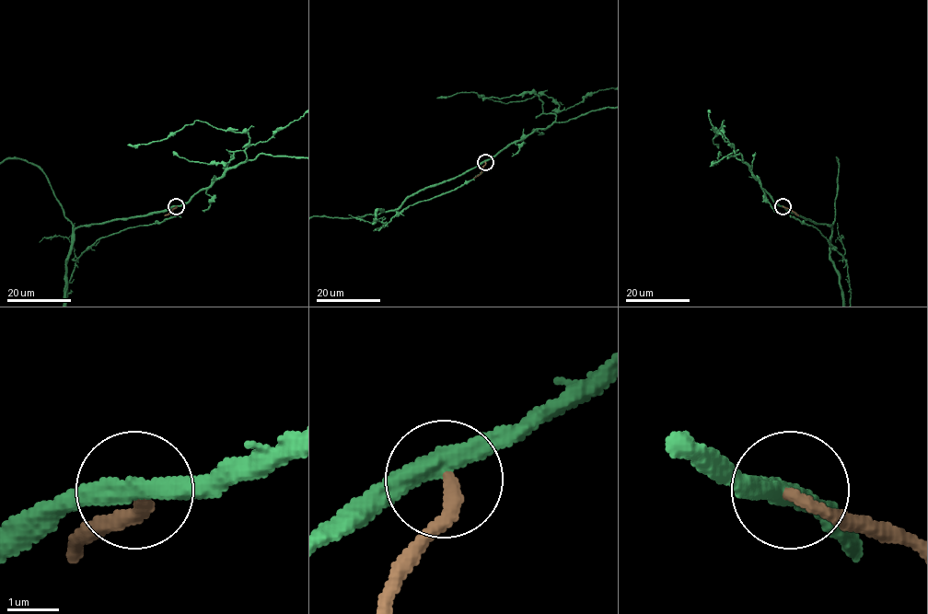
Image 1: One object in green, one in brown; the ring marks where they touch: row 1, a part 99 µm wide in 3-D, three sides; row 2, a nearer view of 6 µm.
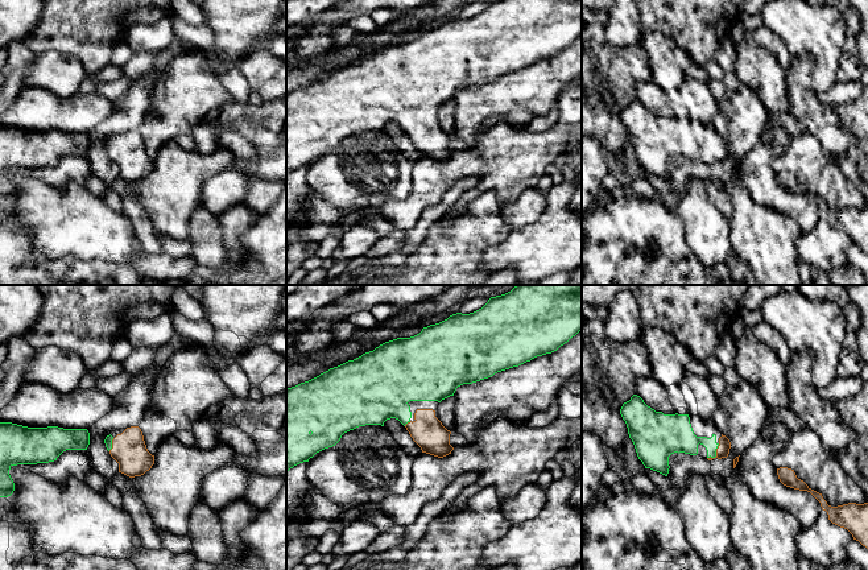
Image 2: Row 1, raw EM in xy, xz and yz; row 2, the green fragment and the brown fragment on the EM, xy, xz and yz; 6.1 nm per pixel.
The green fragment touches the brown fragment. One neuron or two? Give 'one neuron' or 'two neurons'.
one neuron

